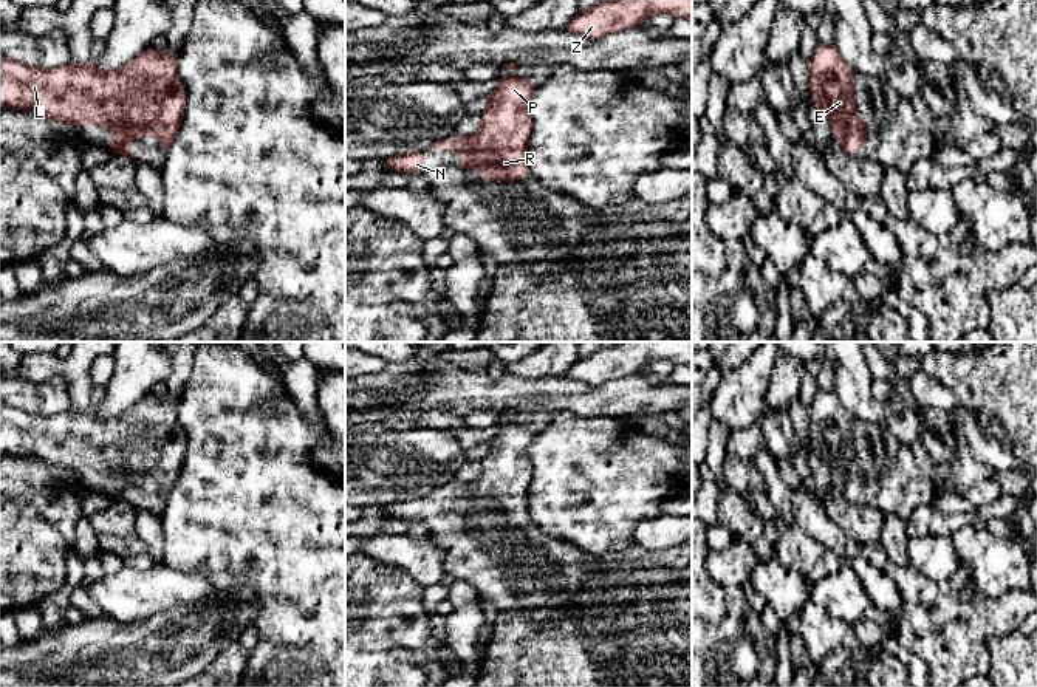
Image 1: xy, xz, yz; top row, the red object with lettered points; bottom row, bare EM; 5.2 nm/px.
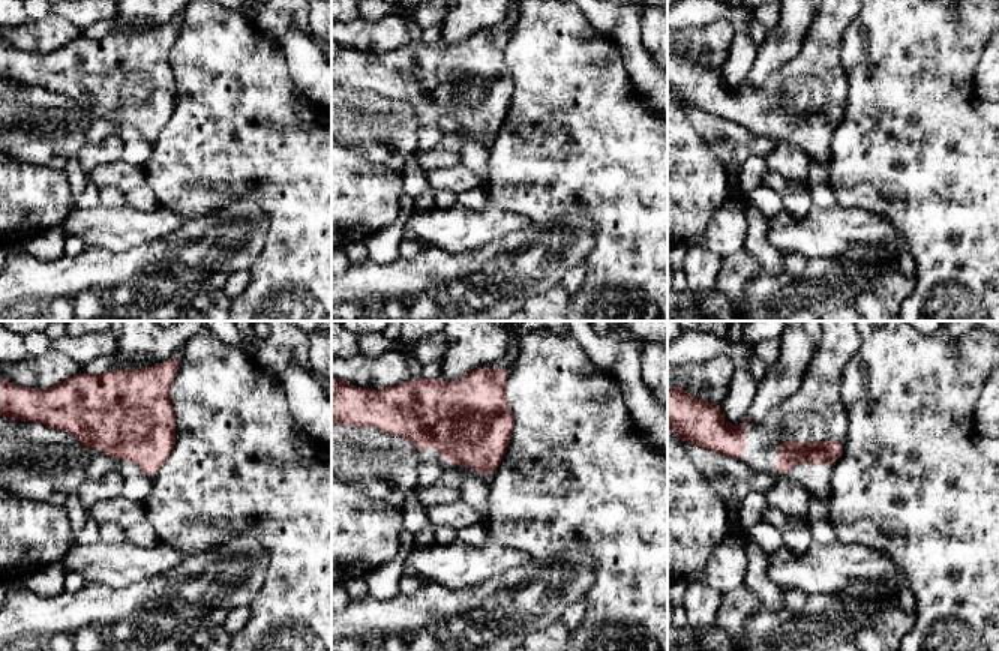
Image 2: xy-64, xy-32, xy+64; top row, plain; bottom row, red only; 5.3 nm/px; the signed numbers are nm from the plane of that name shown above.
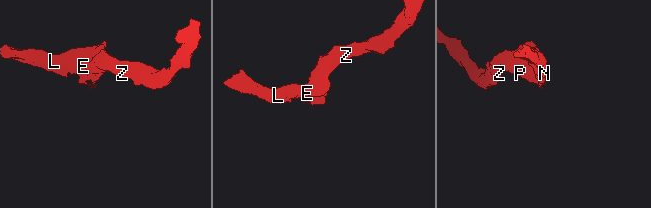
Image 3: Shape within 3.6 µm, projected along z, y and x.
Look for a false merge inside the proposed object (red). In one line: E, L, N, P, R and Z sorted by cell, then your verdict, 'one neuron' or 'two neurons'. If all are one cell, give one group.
groups E L N P R Z; one neuron

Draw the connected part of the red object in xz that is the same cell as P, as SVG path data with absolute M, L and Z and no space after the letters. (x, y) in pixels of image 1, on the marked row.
M515 76L498 79L489 105L480 113L480 130L467 136L453 133L450 150L458 153L460 167L478 167L486 183L529 175L526 147L532 121L526 104L534 90Z

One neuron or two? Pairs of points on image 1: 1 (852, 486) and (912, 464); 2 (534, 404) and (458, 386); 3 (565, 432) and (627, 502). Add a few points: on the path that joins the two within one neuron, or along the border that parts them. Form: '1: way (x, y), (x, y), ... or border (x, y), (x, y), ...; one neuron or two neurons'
1: way (867, 491), (886, 491), (896, 480); one neuron
2: way (516, 404), (477, 403); one neuron
3: way (574, 449), (610, 485); one neuron

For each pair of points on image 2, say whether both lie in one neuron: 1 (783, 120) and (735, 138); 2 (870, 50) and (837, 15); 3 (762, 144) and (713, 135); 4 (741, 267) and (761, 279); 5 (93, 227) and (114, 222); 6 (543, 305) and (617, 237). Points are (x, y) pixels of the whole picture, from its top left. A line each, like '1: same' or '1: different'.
1: different
2: different
3: same
4: different
5: same
6: different

